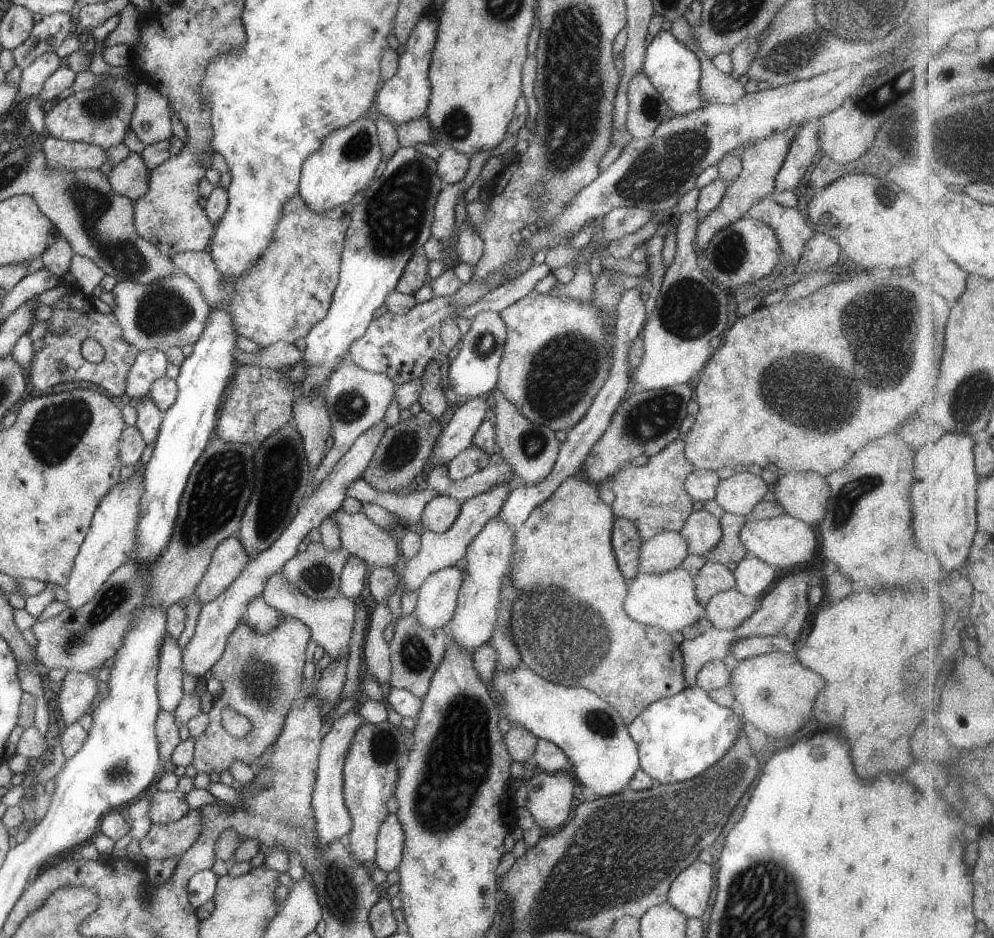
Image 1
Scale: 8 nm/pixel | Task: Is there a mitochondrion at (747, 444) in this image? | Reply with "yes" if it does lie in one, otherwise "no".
no

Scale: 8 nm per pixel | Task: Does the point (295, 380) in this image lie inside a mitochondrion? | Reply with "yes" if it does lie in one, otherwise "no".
no

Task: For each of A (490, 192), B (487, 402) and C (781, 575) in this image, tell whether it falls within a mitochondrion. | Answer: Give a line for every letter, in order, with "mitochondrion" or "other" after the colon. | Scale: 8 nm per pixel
A: other
B: other
C: other

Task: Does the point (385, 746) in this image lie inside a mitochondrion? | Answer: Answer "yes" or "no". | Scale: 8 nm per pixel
yes

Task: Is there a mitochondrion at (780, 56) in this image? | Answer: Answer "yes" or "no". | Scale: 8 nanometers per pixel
yes

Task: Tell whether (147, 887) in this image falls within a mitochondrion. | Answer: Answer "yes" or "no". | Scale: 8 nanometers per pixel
no

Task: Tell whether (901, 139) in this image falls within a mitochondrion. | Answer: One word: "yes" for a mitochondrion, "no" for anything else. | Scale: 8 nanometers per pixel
no

